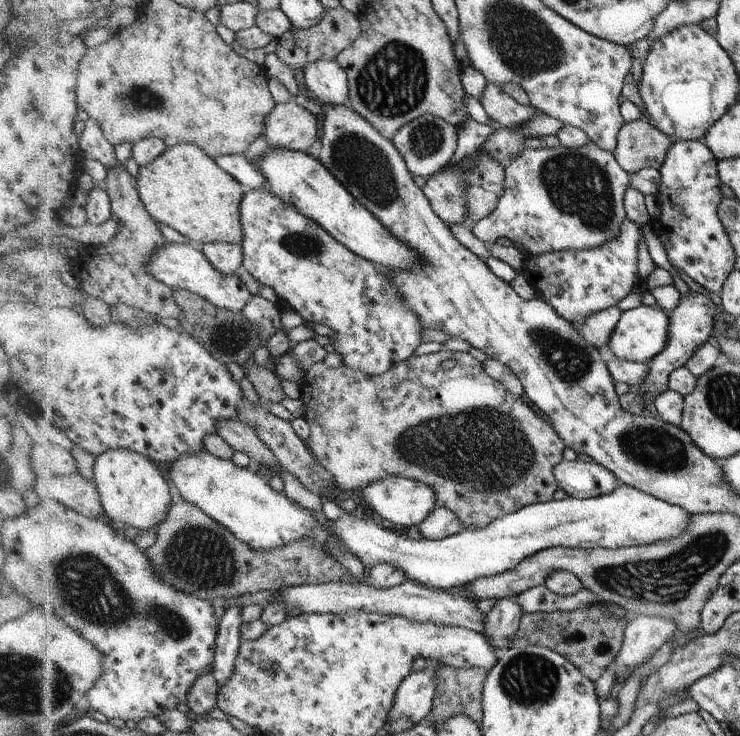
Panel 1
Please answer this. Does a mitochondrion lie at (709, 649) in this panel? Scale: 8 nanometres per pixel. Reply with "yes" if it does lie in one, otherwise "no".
no

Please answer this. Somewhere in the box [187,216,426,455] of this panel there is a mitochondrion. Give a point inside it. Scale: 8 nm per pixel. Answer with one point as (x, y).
(230, 337)

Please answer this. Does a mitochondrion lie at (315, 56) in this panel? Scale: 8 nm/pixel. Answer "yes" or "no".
no

